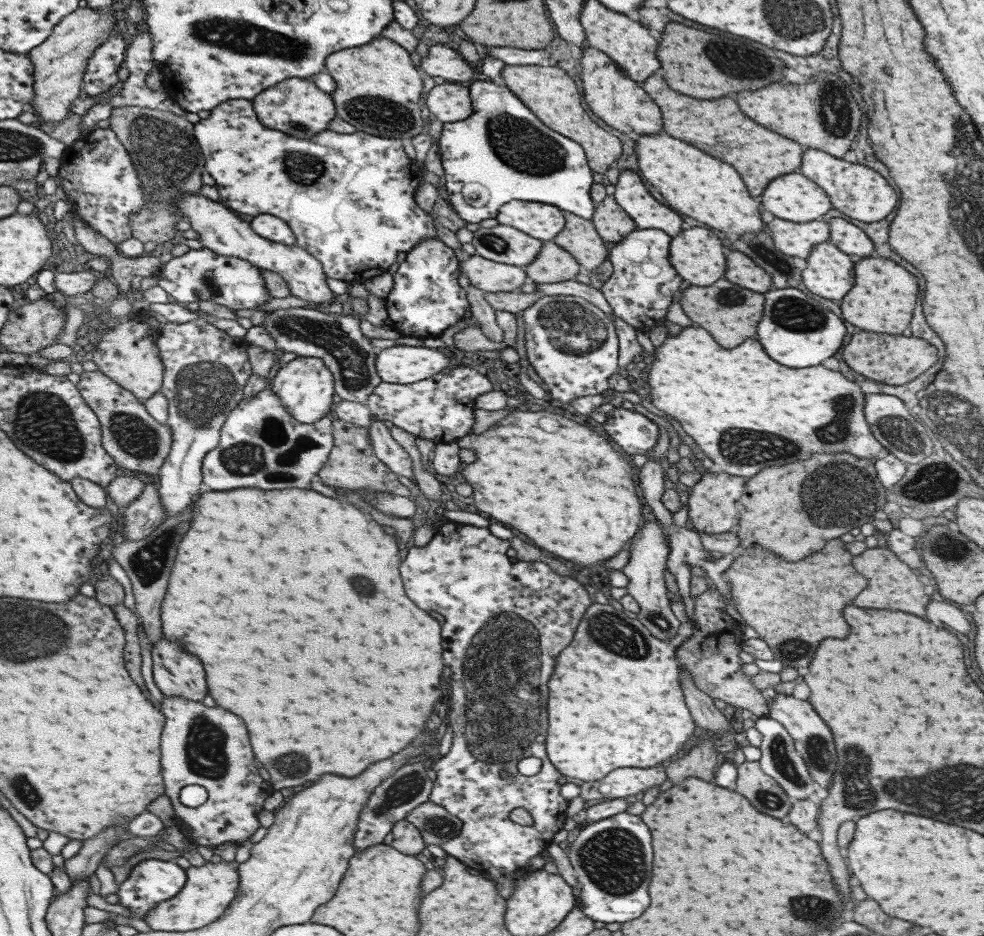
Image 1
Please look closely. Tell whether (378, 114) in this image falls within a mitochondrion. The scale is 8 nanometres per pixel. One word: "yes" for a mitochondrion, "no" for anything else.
yes

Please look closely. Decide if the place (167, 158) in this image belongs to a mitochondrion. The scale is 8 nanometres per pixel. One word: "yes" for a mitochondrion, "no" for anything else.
yes

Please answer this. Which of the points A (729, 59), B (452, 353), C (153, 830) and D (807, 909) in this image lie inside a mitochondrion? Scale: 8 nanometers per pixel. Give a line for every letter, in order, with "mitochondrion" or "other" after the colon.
A: mitochondrion
B: other
C: other
D: mitochondrion

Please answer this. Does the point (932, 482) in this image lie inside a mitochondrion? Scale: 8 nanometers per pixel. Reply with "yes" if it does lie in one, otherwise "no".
yes

